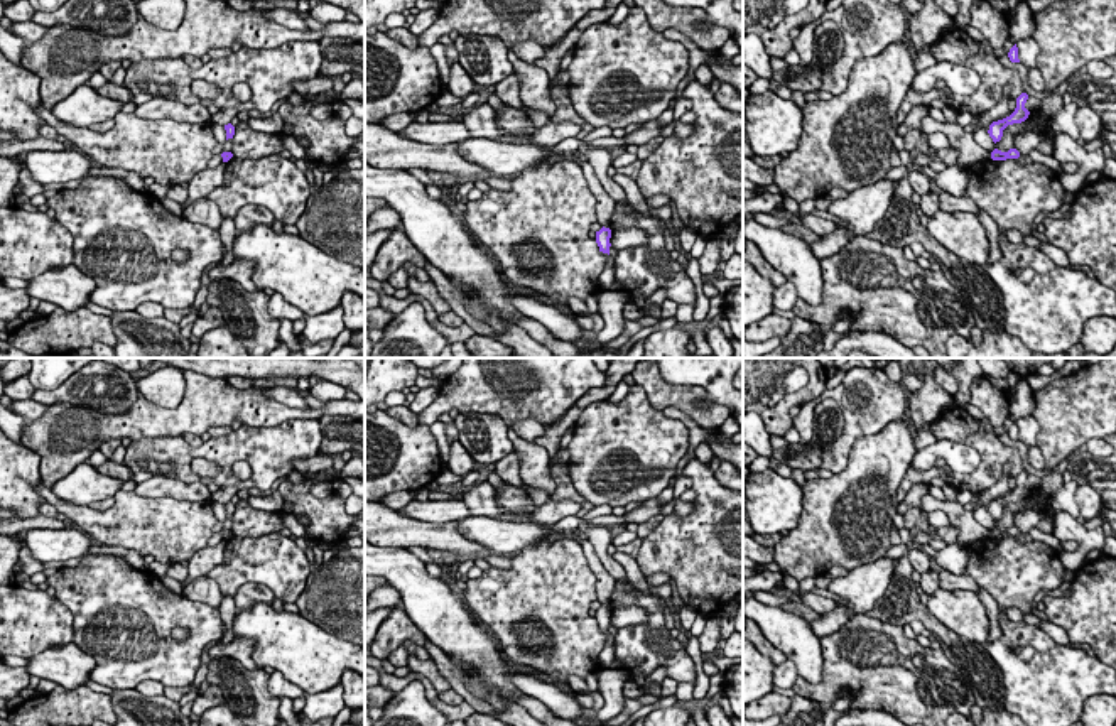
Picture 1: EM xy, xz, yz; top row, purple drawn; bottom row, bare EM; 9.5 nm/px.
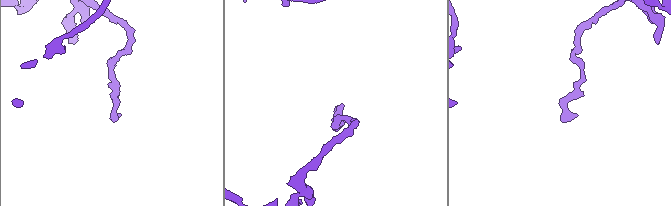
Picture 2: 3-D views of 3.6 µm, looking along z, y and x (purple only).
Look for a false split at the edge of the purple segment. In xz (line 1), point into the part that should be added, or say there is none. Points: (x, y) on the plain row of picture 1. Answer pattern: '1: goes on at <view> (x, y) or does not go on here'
1: does not go on here

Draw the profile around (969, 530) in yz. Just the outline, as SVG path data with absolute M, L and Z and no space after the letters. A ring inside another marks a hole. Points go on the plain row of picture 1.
M927 493L922 498L922 510L925 513L942 510L949 517L949 525L957 528L957 545L966 549L976 540L989 539L991 530L984 528L974 513L966 510L959 501L940 501Z

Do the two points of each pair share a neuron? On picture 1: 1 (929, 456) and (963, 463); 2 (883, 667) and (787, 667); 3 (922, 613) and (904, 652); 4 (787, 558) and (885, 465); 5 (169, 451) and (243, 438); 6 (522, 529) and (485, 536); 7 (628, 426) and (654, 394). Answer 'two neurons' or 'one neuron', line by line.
1: one neuron
2: two neurons
3: two neurons
4: one neuron
5: one neuron
6: one neuron
7: two neurons

